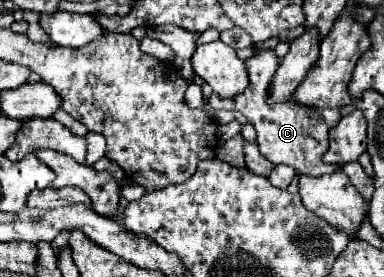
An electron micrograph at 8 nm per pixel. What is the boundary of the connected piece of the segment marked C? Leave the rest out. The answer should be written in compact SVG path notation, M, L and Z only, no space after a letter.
M271 49L267 51L257 51L255 57L247 59L247 71L249 71L249 87L245 93L241 93L235 99L235 109L247 117L247 121L255 127L257 131L257 145L261 155L265 155L273 165L289 165L293 167L299 175L325 175L325 173L335 173L341 169L341 165L327 165L323 163L323 155L327 151L327 133L325 125L321 121L311 119L307 109L297 109L293 105L293 99L289 105L267 105L267 87L273 79L273 73L279 65L279 59Z

